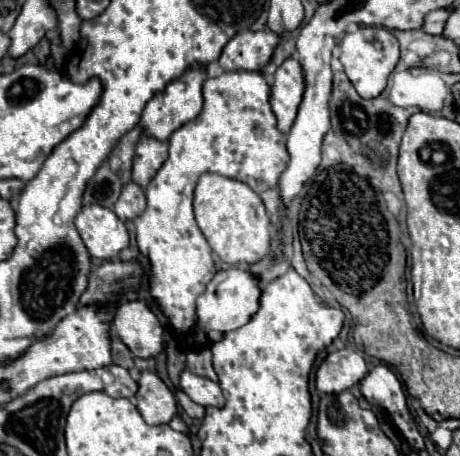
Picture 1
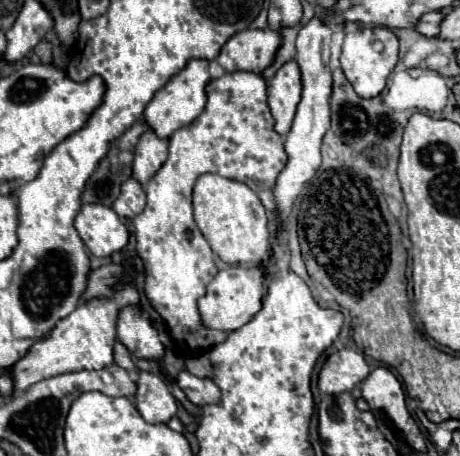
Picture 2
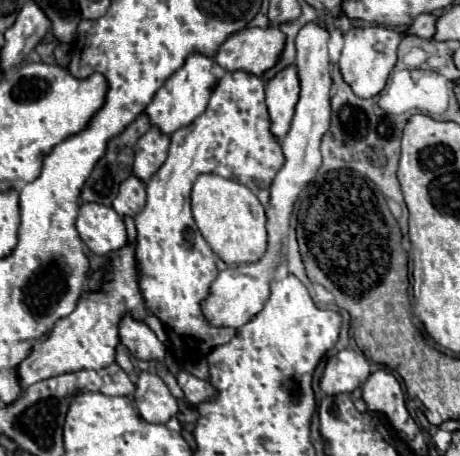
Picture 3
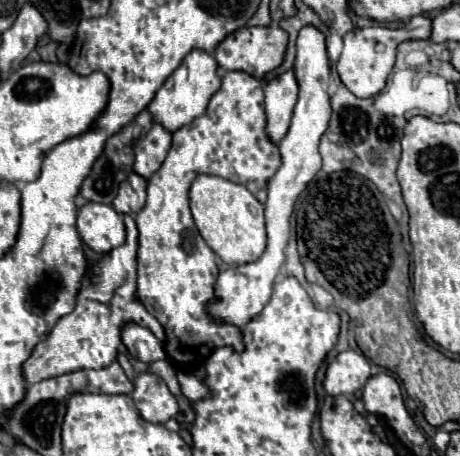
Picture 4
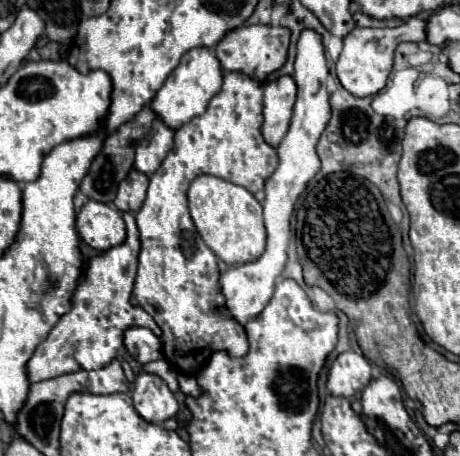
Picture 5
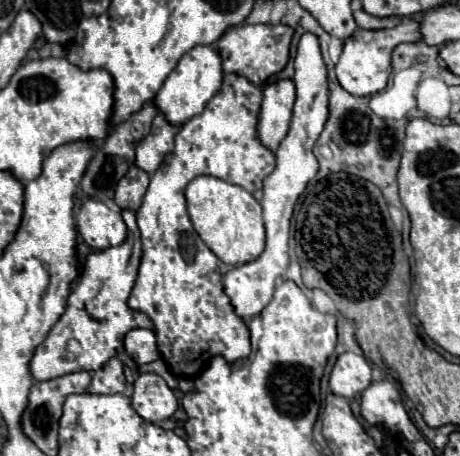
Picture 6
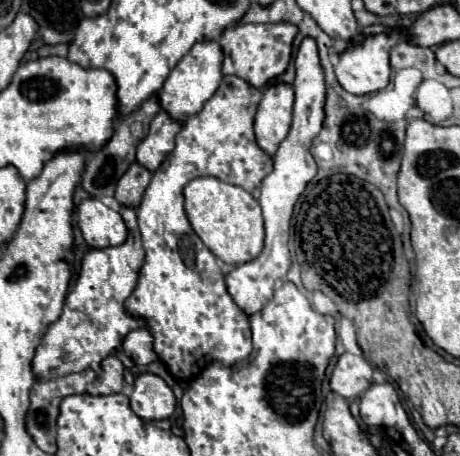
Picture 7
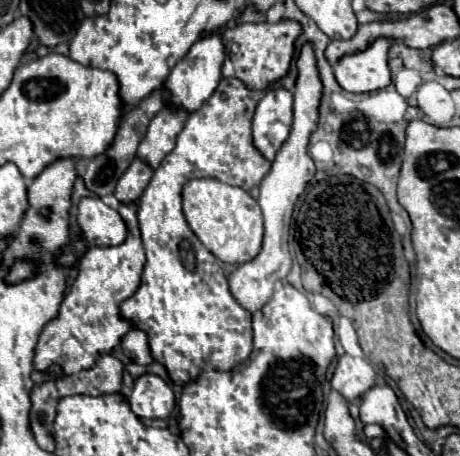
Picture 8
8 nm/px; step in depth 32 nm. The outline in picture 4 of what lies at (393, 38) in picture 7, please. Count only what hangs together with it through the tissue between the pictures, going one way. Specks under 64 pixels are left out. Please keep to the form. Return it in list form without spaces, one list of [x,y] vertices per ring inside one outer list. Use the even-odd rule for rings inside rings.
[[[414,16],[402,28],[354,28],[344,36],[344,50],[336,64],[342,84],[358,98],[372,98],[384,86],[386,78],[392,72],[396,60],[396,48],[404,40],[428,40],[430,36],[430,18]]]

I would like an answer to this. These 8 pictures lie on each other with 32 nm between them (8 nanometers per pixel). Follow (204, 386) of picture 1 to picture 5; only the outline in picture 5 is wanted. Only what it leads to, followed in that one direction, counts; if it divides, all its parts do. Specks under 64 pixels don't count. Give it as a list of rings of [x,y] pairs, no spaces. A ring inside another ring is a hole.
[[[180,374],[180,376],[178,376],[178,382],[180,382],[180,390],[182,390],[186,396],[198,396],[198,394],[200,394],[200,386],[198,386],[198,382],[196,382],[194,376]]]

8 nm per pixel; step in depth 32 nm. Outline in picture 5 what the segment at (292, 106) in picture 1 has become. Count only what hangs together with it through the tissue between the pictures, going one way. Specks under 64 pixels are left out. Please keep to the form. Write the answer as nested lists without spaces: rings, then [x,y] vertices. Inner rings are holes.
[[[282,76],[274,82],[264,84],[262,136],[266,144],[272,144],[272,148],[278,148],[280,140],[288,132],[294,102],[296,102],[296,84],[292,76]]]

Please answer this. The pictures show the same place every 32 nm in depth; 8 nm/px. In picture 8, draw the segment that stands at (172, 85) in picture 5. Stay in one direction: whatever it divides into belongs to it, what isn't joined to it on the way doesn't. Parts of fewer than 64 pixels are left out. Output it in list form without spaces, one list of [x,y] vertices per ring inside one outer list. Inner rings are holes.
[[[224,28],[216,32],[204,32],[188,50],[188,54],[174,66],[170,72],[164,88],[170,90],[170,102],[176,106],[184,106],[188,112],[194,112],[202,106],[204,100],[210,98],[210,94],[216,90],[218,82],[222,80],[220,68],[224,62],[224,44],[222,44],[222,32]]]

